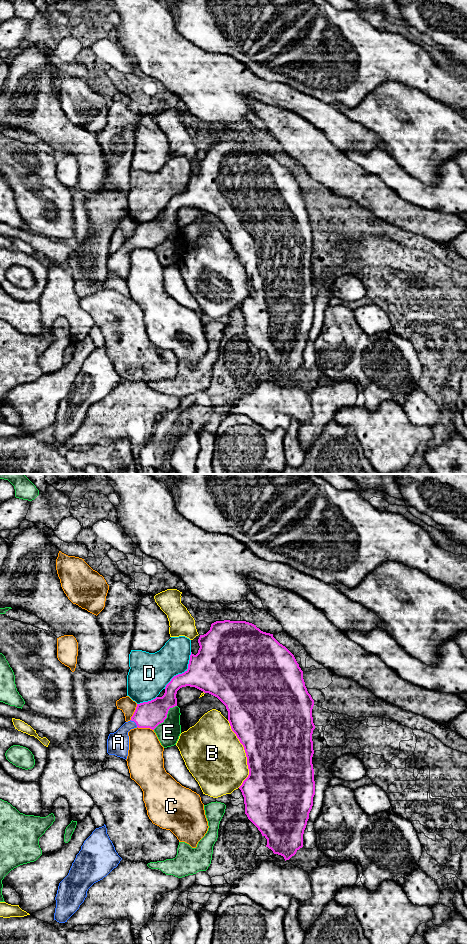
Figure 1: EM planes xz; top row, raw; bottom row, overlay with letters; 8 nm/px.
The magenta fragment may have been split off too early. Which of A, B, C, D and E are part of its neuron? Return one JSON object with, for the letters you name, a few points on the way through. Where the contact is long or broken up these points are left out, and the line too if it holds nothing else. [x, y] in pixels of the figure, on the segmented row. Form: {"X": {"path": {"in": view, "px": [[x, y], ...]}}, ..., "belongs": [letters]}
{"A": {"path": {"in": "xz", "px": [[150, 714], [134, 721], [121, 734], [118, 742]]}}, "belongs": ["A"]}

